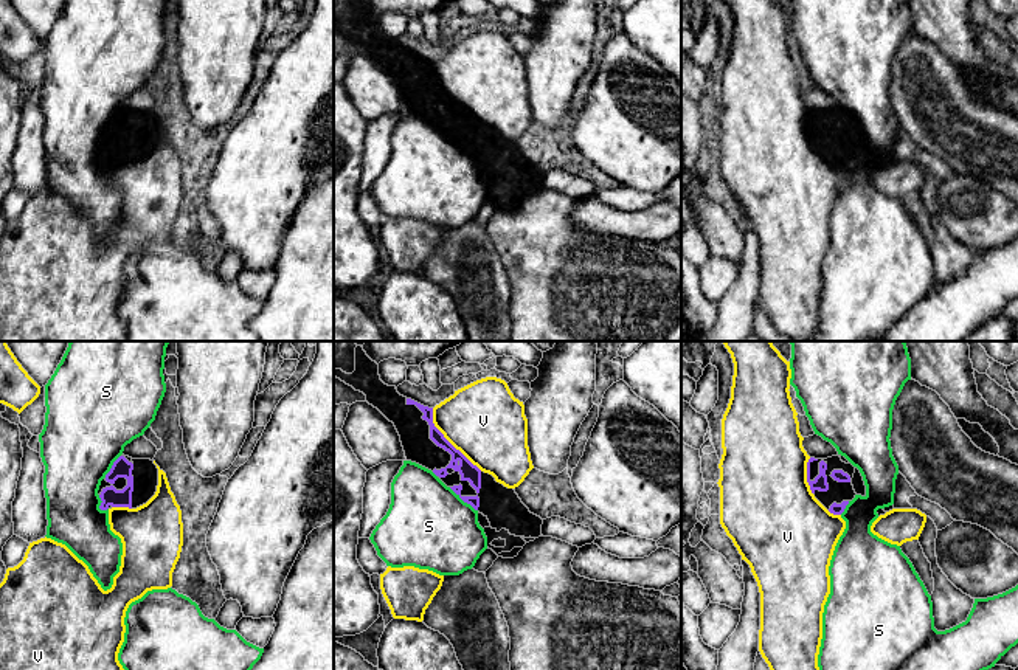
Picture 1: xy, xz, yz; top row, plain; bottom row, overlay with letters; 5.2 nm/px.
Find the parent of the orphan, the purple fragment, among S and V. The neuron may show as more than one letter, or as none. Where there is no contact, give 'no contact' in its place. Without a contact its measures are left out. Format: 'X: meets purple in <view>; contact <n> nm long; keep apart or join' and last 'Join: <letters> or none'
S: meets purple in xz; contact 200 nm long; keep apart
V: meets purple in xz; contact 420 nm long; keep apart
Join: none

